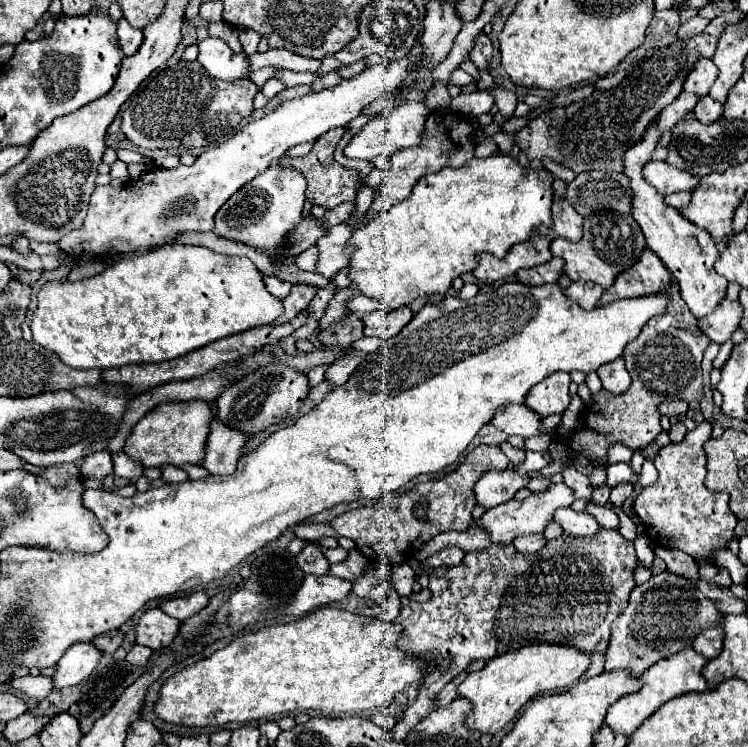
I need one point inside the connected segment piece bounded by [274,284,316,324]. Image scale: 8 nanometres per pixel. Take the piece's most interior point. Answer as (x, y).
(297, 301)

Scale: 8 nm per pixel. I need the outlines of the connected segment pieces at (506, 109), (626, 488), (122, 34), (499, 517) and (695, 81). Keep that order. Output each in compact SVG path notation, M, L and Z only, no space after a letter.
M502 88L491 89L495 98L495 104L498 106L499 112L509 119L513 116L517 105L517 97L515 93Z
M620 484L620 486L612 488L612 494L610 494L610 502L612 502L614 506L622 506L622 504L626 502L626 498L628 498L632 492L634 492L632 484Z
M120 18L118 20L118 38L120 38L120 46L122 46L124 54L132 56L142 46L144 34L142 34L142 30L134 30L124 18Z
M552 484L546 492L532 494L530 498L526 498L522 502L510 500L510 502L504 502L502 506L494 506L494 510L486 510L482 514L478 526L482 526L490 534L492 544L510 544L518 536L534 534L534 532L544 532L544 526L552 520L552 514L558 508L570 506L572 502L574 502L572 488L568 488L566 484Z
M698 58L698 62L694 62L694 70L690 70L682 88L686 92L706 96L710 92L710 86L714 84L716 76L718 76L718 68L714 66L714 62L708 58Z

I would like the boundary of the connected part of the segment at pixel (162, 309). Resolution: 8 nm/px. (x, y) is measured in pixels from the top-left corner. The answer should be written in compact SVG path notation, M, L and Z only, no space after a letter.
M166 244L148 254L124 258L102 274L78 282L48 282L36 296L38 308L30 324L34 342L58 354L72 368L106 370L126 364L166 362L220 338L272 324L282 314L282 302L266 290L252 260L220 256L208 248L184 244Z

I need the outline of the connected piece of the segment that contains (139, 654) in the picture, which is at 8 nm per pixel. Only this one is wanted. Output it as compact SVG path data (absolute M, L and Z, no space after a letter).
M134 644L134 646L132 646L132 650L128 652L126 660L128 660L130 664L134 664L134 666L146 666L150 656L152 656L152 650L150 650L150 648L140 646L140 644Z

